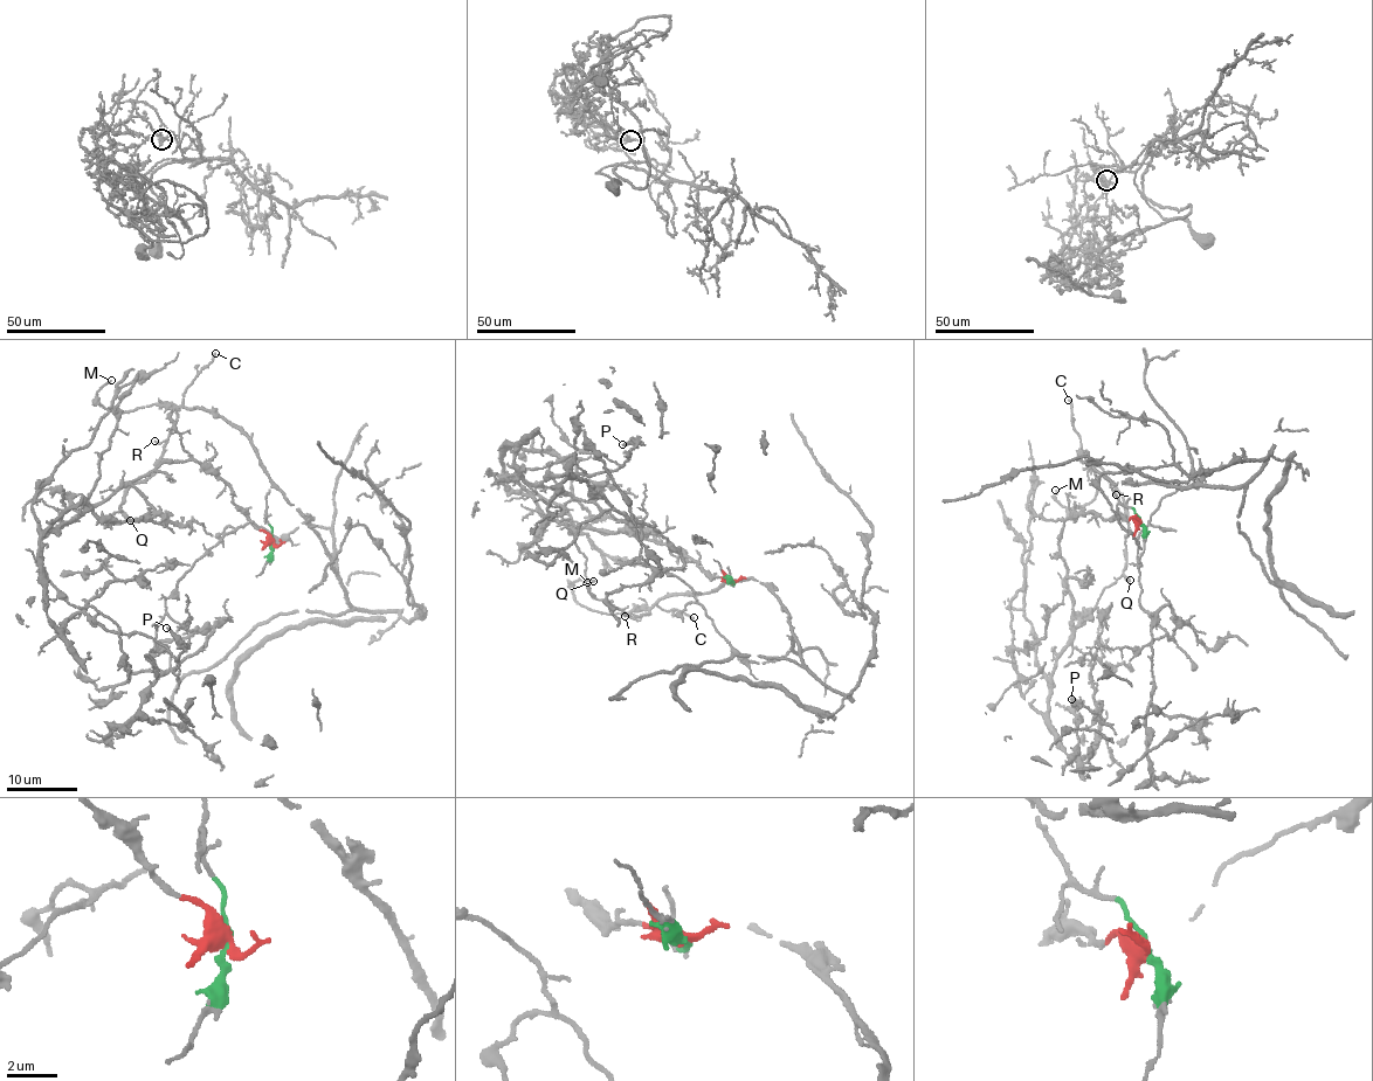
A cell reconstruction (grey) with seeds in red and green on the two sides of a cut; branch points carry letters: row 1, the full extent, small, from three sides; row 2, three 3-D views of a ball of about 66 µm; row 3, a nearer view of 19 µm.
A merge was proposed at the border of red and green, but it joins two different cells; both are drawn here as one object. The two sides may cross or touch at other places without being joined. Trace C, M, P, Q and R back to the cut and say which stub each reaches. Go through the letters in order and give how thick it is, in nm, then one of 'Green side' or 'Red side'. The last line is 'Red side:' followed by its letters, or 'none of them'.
C: Thickness 190 nm. Green side
M: Thickness 110 nm. Green side
P: Thickness 200 nm. Red side
Q: Thickness 320 nm. Green side
R: Thickness 100 nm. Green side
Red side: P

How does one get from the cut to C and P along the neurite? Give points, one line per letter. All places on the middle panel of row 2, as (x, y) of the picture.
C: (732, 582), (730, 579), (738, 581), (726, 581), (704, 594), (664, 595), (656, 603), (661, 609), (694, 616)
P: (732, 582), (660, 544), (546, 515), (501, 462), (504, 441), (543, 484), (608, 471), (636, 445), (621, 444)

